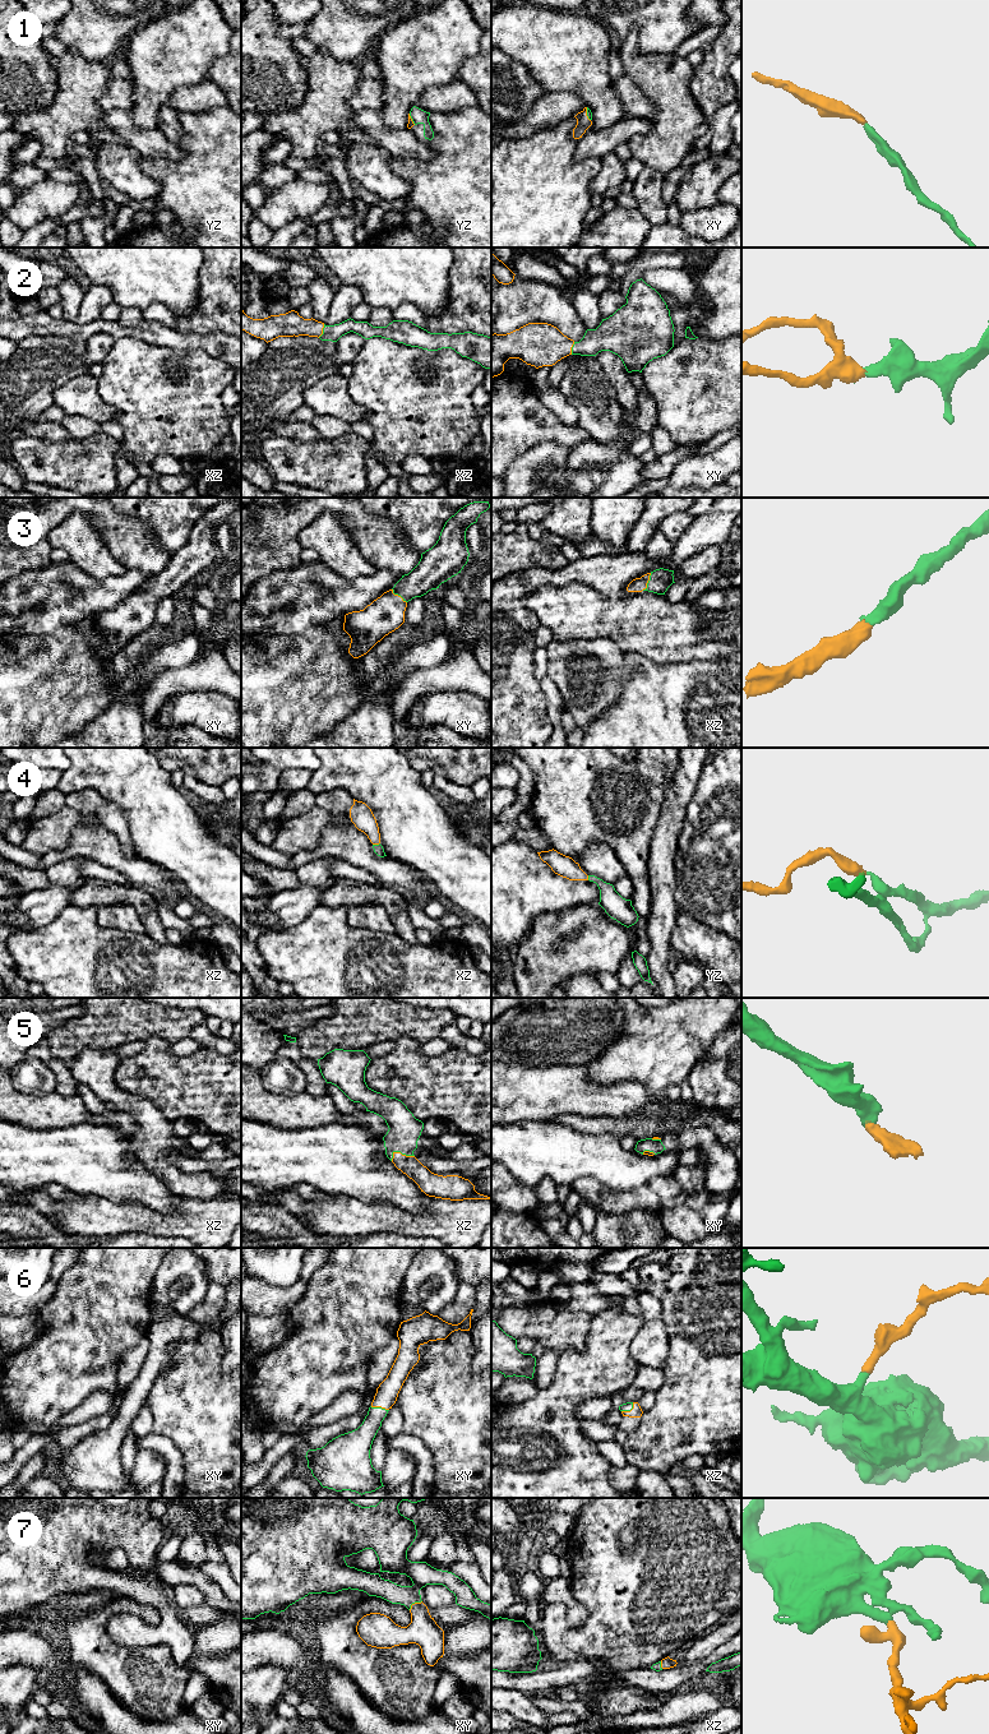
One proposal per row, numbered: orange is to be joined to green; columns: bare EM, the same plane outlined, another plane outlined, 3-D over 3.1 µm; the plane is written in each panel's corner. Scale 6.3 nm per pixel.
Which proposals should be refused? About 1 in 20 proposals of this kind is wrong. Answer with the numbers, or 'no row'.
no row

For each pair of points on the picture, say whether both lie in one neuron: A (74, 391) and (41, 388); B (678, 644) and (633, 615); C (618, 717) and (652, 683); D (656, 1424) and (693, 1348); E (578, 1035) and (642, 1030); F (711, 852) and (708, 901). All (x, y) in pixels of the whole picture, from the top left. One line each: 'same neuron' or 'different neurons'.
A: different neurons
B: same neuron
C: same neuron
D: same neuron
E: different neurons
F: same neuron

